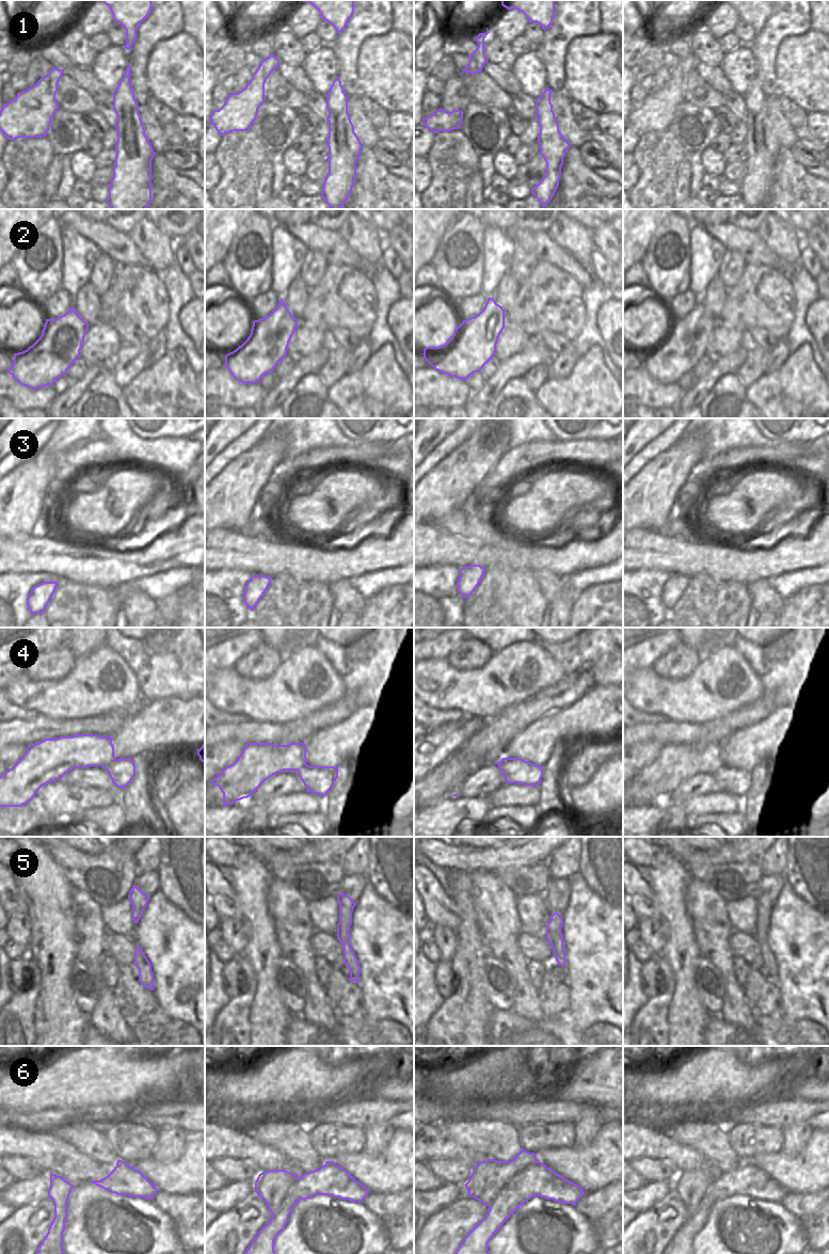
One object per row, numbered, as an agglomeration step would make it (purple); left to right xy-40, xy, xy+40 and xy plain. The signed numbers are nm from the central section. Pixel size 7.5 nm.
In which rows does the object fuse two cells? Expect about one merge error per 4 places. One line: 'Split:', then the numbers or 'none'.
Split: 2, 4, 6

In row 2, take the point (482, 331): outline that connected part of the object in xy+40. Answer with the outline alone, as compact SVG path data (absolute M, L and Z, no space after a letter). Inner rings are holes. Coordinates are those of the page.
M488 298L478 315L463 320L466 337L462 346L432 367L463 381L479 372L495 355L498 337L505 329L505 316L503 306Z

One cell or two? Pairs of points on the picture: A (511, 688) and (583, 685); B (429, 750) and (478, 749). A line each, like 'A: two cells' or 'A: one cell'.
A: two cells
B: two cells

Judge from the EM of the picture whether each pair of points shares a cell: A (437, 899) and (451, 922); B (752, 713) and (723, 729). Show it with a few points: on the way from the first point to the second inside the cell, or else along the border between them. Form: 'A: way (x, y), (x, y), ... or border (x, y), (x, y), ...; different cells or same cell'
A: way (437, 904), (449, 917); same cell
B: way (745, 715), (731, 723); same cell

